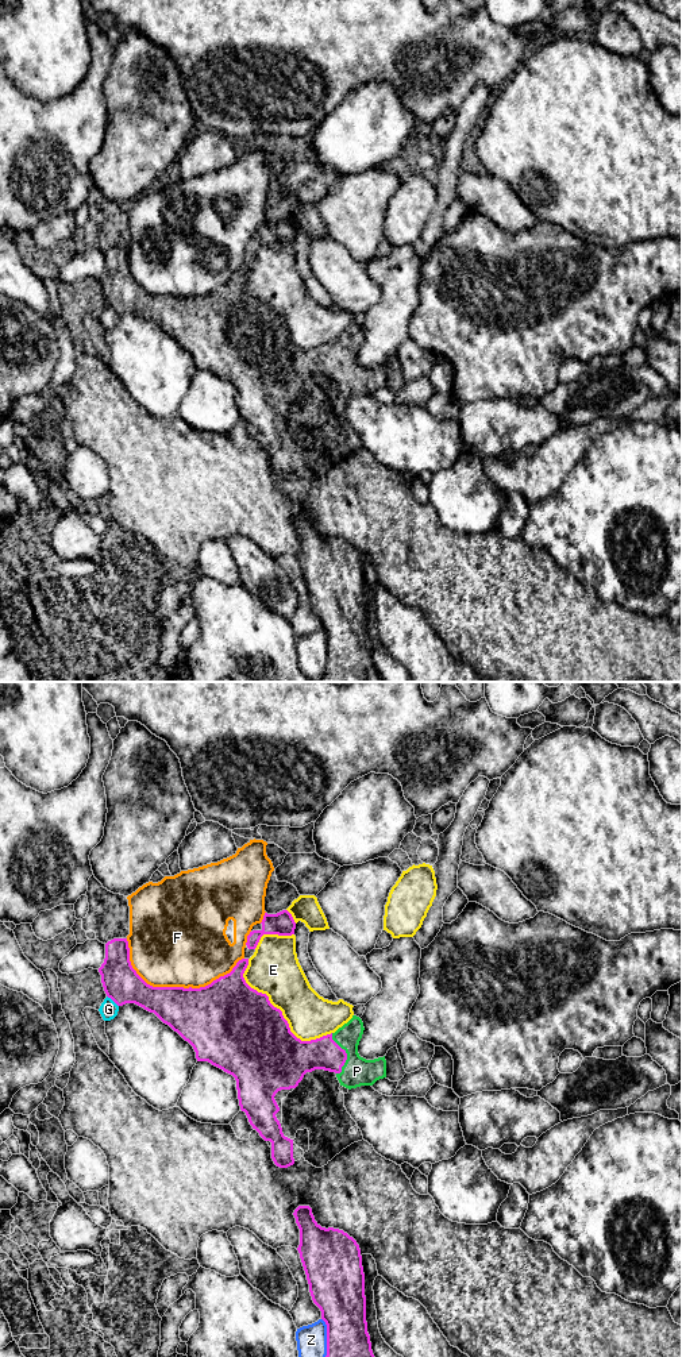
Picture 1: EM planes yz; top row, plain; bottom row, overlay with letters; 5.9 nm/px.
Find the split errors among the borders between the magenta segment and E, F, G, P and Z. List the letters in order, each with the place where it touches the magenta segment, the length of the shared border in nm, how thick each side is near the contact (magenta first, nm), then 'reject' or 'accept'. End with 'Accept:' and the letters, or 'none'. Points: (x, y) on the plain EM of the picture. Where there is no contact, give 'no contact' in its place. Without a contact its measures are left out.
E: meets magenta in yz at (281, 320); contact 650 nm long; 480 nm thick on the magenta side, 300 nm on the other; reject
F: meets magenta in yz at (174, 296); contact 700 nm long; 360 nm thick on the magenta side, 500 nm on the other; reject
G: meets magenta in yz at (112, 308); contact 100 nm long; 220 nm thick on the magenta side, 110 nm on the other; reject
P: meets magenta in yz at (346, 362); contact 260 nm long; 190 nm thick on the magenta side, 180 nm on the other; accept
Z: meets magenta in yz at (327, 654); contact 320 nm long; 320 nm thick on the magenta side, 180 nm on the other; reject
Accept: P

